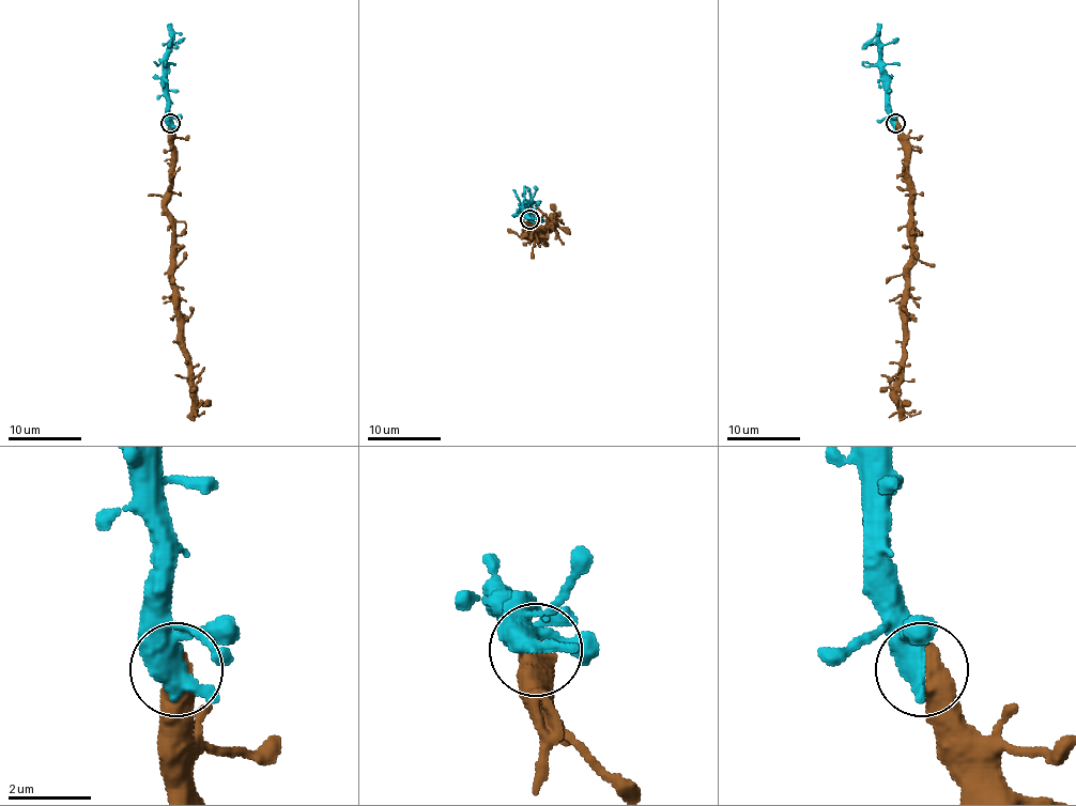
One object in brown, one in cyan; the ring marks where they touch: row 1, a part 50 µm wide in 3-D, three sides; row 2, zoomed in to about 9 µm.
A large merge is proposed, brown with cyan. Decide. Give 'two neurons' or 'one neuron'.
one neuron

